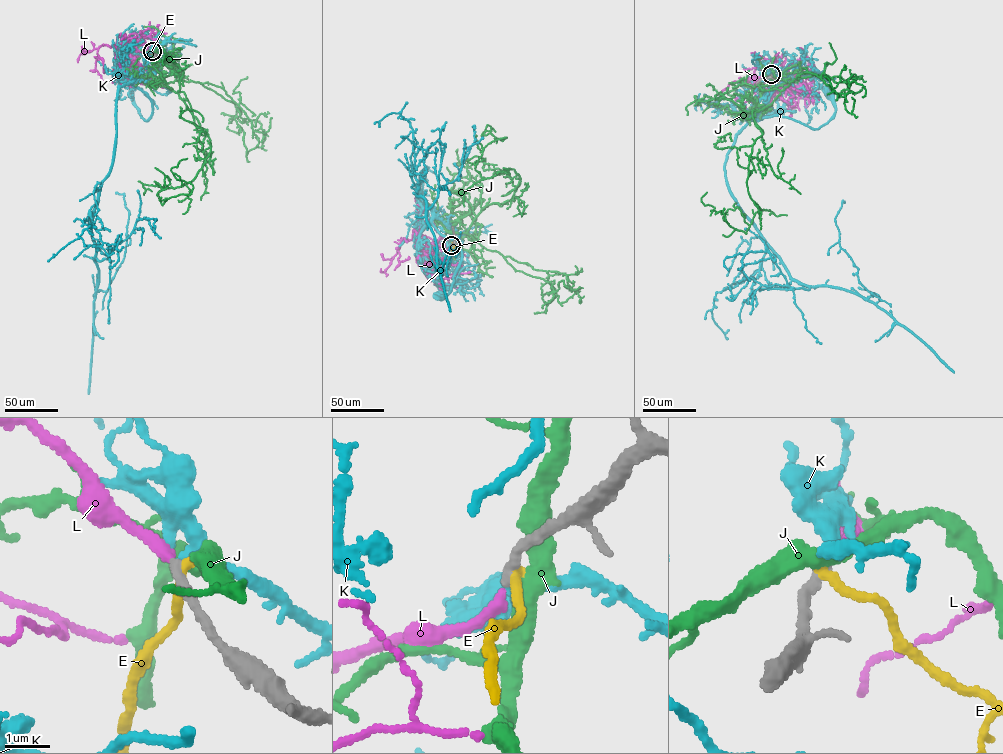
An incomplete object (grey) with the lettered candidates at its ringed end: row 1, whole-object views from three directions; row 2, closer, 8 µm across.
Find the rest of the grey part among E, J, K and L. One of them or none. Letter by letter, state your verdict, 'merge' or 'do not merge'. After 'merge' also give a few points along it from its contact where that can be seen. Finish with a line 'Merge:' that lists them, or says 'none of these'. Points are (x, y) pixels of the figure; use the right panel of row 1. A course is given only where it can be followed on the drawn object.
E: do not merge
J: do not merge
K: do not merge
L: merge | via (771, 74), (765, 71), (766, 80), (776, 77), (759, 85), (760, 89), (769, 89), (788, 106), (789, 117)
Merge: L

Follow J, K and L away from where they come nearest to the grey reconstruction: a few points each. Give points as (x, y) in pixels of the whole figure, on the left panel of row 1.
J: (152, 51), (145, 83), (178, 93), (211, 147), (161, 203), (190, 194), (170, 170), (187, 158)
K: (152, 51), (159, 57), (159, 64), (129, 84), (145, 92), (151, 101), (147, 121), (134, 103), (132, 82)
L: (152, 51), (139, 41), (127, 48), (122, 44), (102, 45), (98, 48), (95, 68), (103, 82)

